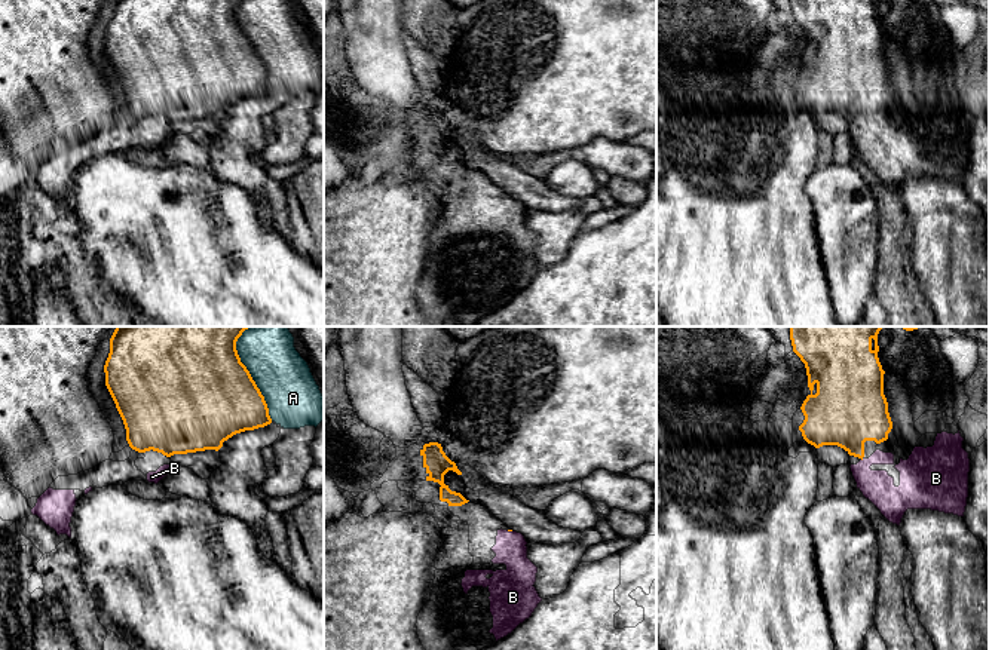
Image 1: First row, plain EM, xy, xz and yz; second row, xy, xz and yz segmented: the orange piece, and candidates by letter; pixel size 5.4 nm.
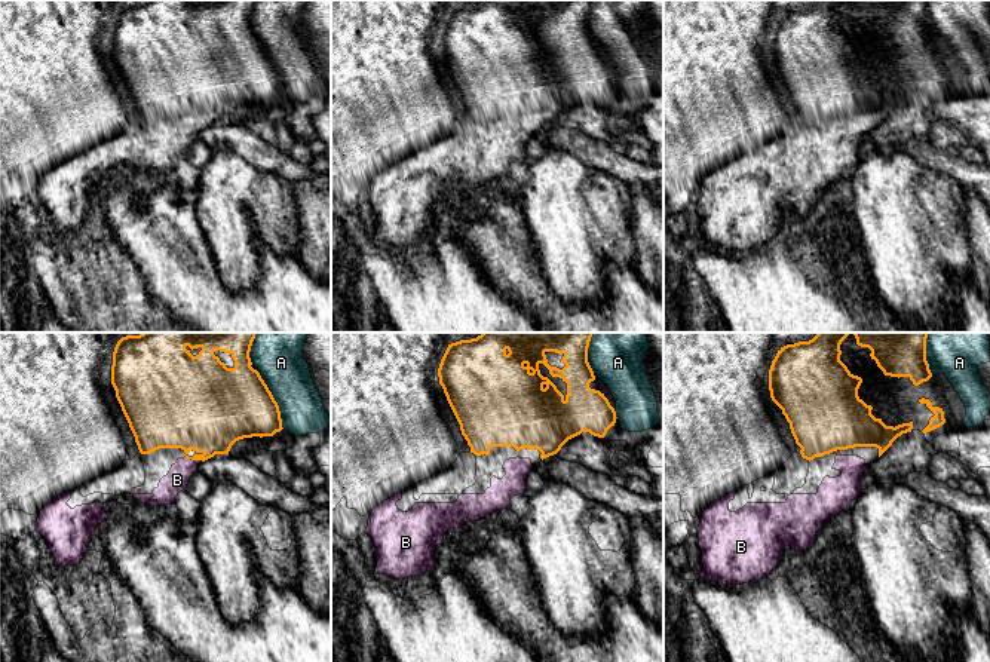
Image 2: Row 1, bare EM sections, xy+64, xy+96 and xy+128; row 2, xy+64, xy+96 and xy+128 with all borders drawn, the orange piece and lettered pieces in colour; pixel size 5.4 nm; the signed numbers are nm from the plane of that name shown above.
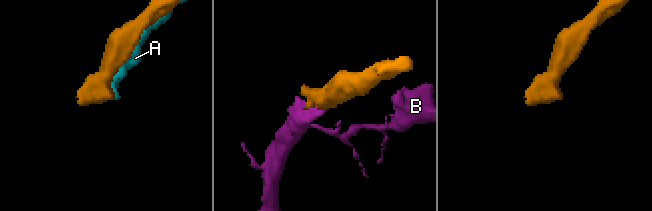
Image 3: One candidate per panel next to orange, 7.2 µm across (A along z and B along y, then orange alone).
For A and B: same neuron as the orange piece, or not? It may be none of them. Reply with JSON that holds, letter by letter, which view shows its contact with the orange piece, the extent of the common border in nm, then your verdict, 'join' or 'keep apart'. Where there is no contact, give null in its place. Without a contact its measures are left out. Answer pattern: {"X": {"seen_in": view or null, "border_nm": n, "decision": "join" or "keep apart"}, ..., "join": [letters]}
{"A": {"seen_in": "xy", "border_nm": 500, "decision": "keep apart"}, "B": {"seen_in": "xz", "border_nm": 30, "decision": "join"}, "join": ["B"]}

